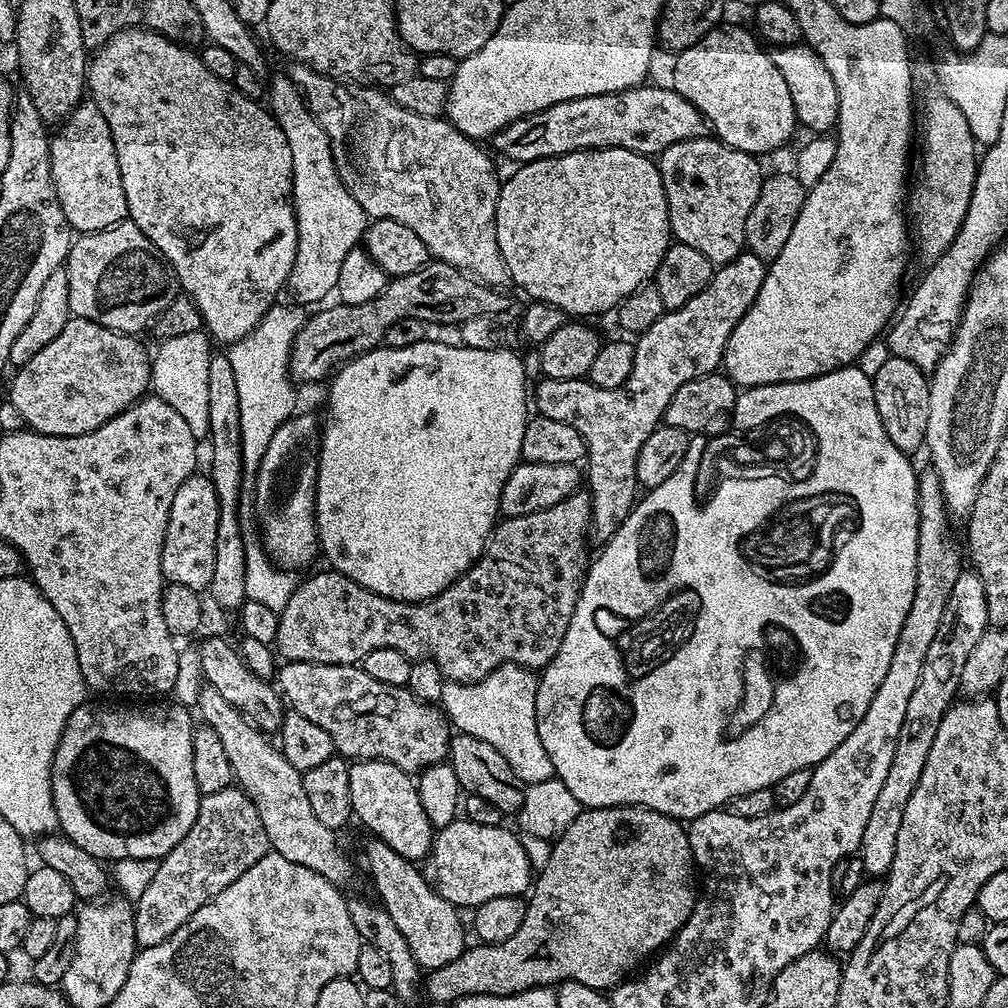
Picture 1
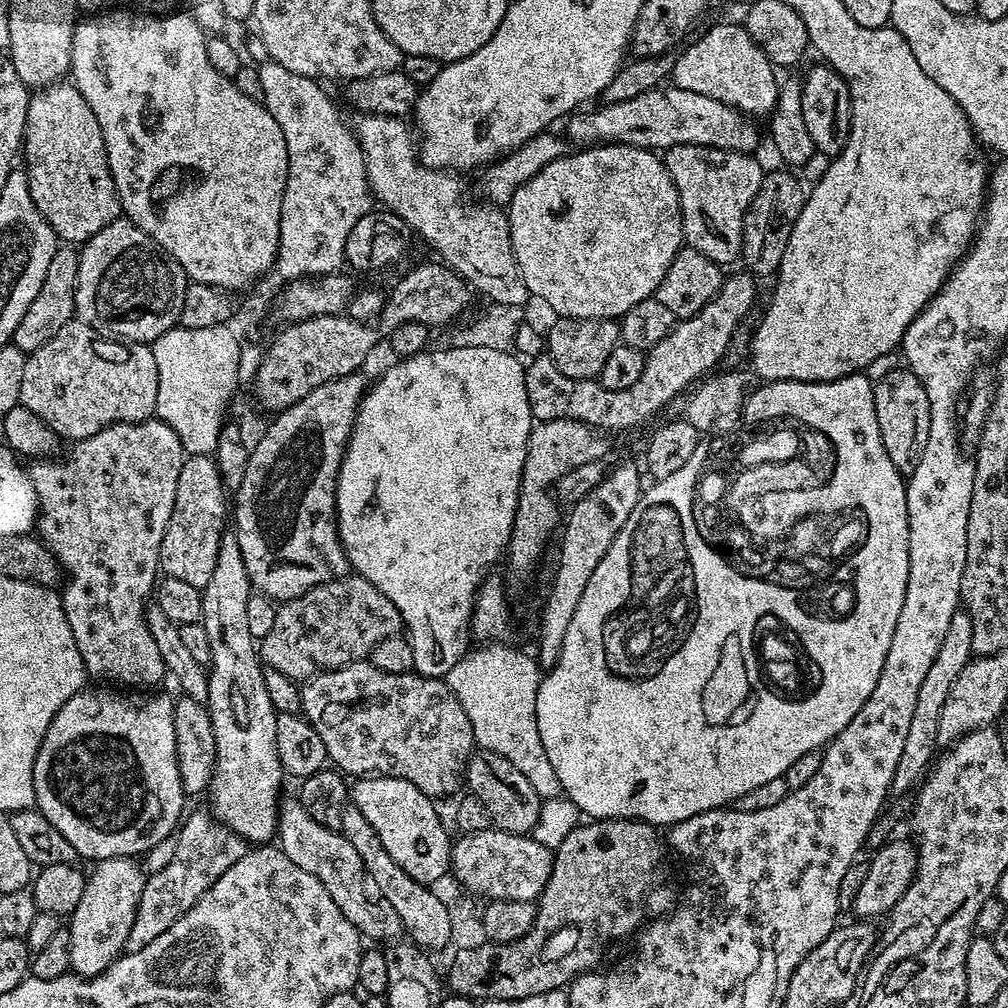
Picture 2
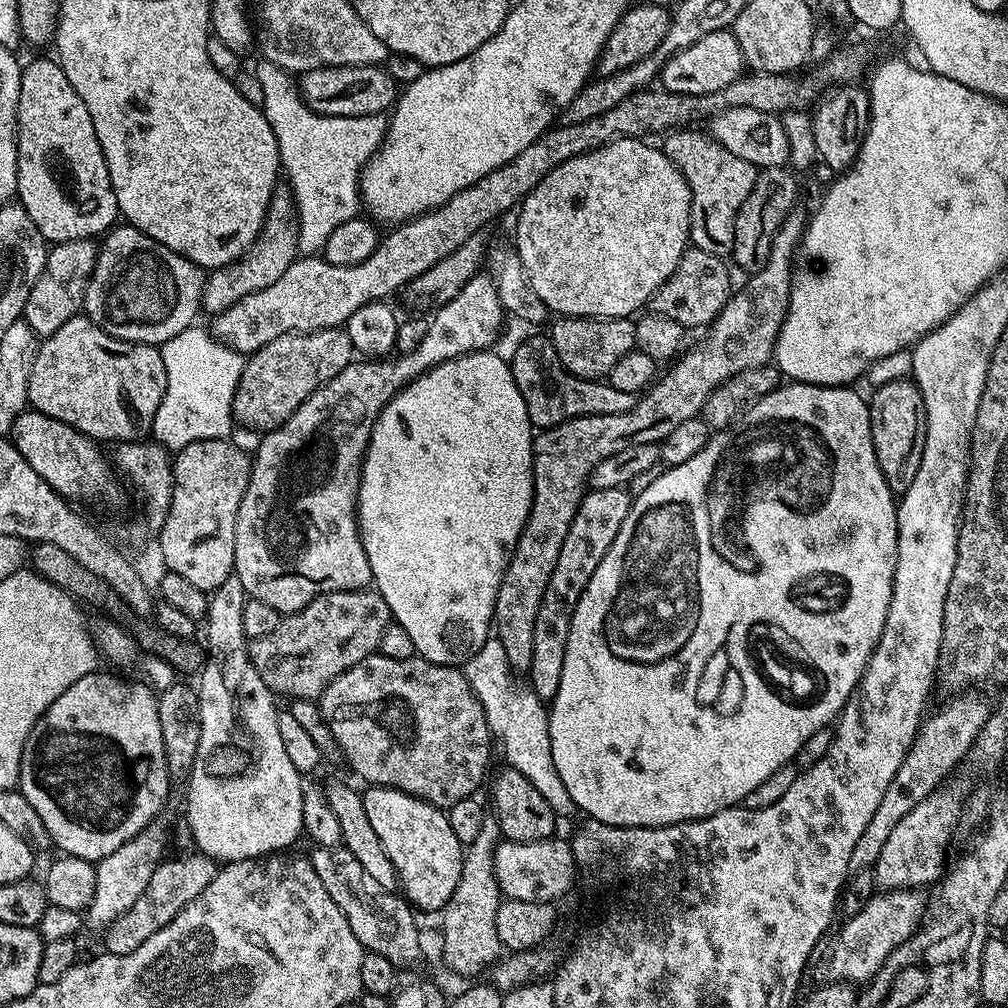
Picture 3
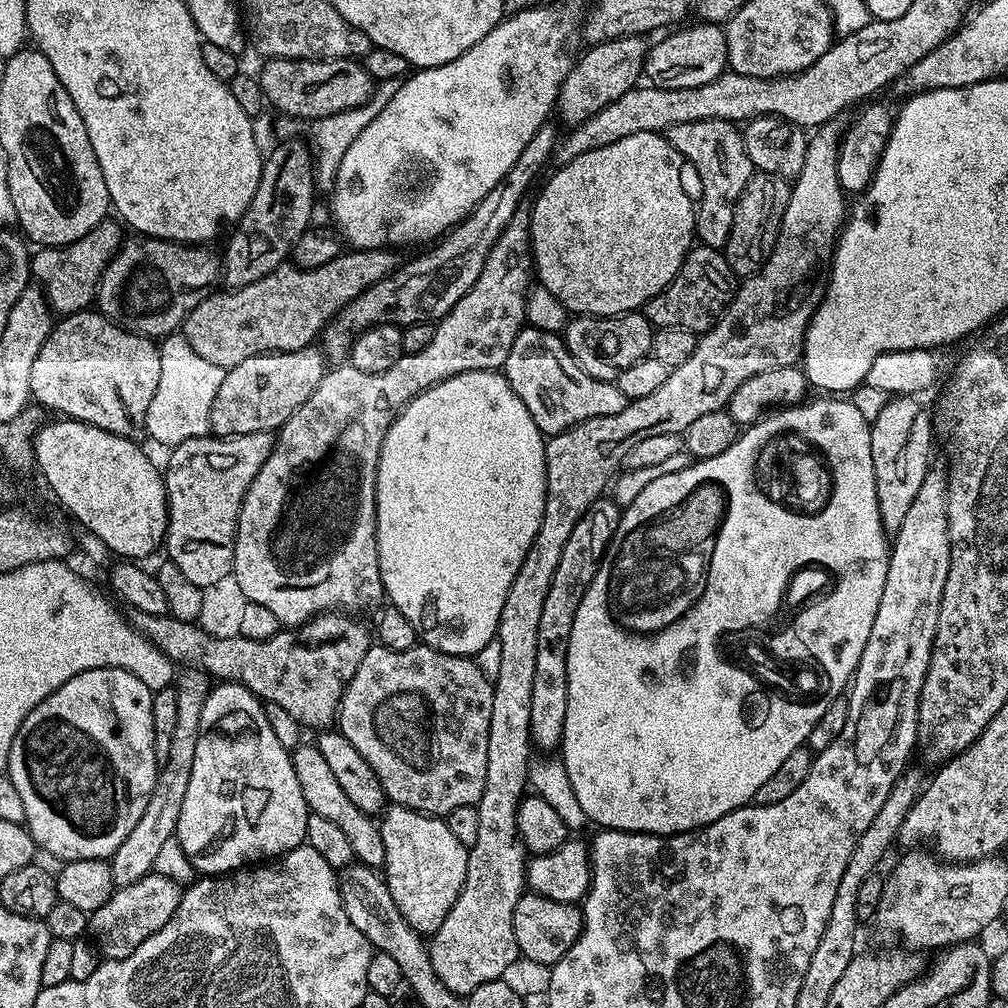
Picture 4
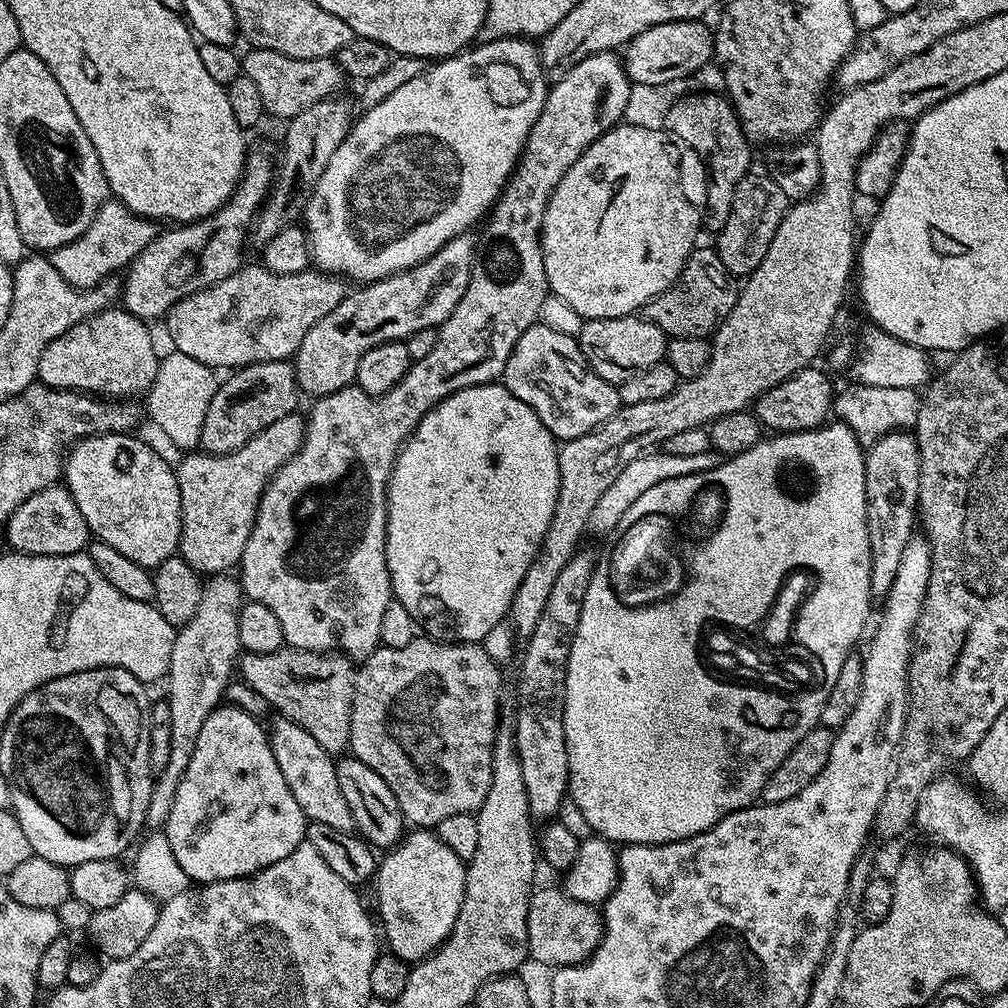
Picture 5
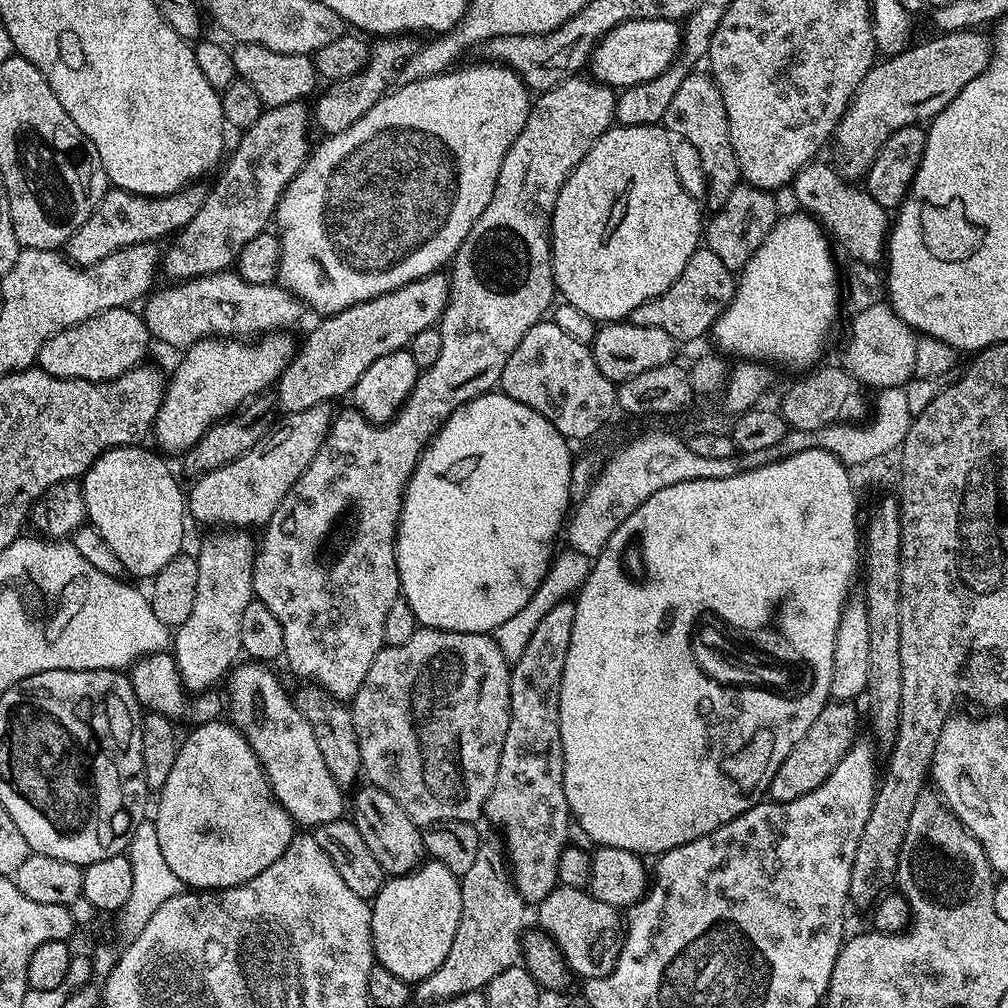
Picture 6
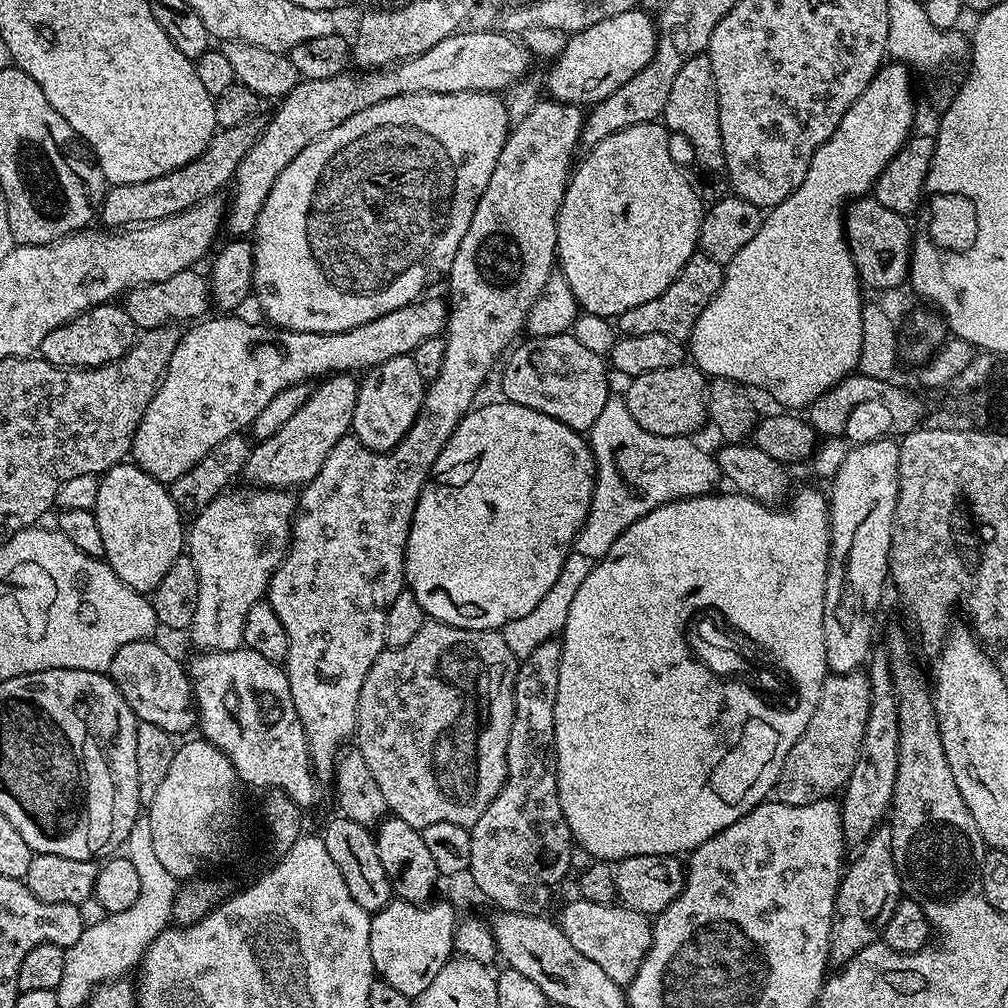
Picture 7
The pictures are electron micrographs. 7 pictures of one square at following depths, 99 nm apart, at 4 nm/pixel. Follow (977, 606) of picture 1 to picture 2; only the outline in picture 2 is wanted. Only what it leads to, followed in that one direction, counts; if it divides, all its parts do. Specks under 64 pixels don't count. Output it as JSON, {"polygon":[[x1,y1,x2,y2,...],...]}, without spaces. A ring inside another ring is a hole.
{"polygon":[[956,611,954,618,950,618,950,630,946,630,946,638,942,638,942,646,938,646,934,663,930,665,930,670,926,670,926,678,922,681,922,686,918,686,918,702,914,706,914,715,910,718,910,727,906,733,906,743,902,746,902,754,898,757,898,767,894,769,892,779,893,789,897,793,899,791,911,793,925,777,937,755,938,718,942,715,942,706,946,706,946,697,954,687,958,674,962,674,968,661,973,659,973,638,974,626,970,622,967,611]]}

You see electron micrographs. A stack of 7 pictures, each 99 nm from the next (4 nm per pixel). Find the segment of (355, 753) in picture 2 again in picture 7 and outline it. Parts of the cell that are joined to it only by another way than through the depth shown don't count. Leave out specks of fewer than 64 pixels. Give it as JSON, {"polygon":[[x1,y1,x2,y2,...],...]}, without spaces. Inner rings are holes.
{"polygon":[[426,622,422,630,418,630,418,634,414,634,414,638,406,646,385,647,384,651,378,654,358,694,354,744,362,754,362,758,366,758,366,766,370,766,370,771,374,773,391,815,402,818,402,822,423,830,434,822,454,822,458,826,471,829,472,824,478,822,482,814,486,814,486,806,494,802,506,778,506,746,510,742,510,726,514,726,514,682,517,667,518,657,512,653,510,646,506,646,503,635,499,631,470,630,435,622]]}

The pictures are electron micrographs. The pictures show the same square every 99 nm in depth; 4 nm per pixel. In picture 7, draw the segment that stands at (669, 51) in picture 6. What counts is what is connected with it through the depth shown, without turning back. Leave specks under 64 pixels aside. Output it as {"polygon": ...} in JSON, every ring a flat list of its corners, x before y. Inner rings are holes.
{"polygon":[[639,7,604,16,581,32,571,33,564,51,551,61,547,95,563,104,577,106,591,106,605,100,651,62,656,53,657,35,655,19]]}

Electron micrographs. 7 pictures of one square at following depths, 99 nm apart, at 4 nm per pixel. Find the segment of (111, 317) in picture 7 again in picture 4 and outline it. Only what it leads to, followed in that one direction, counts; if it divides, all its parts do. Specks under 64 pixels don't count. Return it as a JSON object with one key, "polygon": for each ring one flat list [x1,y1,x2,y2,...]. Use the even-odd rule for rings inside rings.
{"polygon":[[85,310,63,317,53,327,42,350,38,350,38,358,34,358,34,366,30,369,30,390,32,400,49,413,70,420,81,420,110,434,136,438,141,435,146,410,150,410,150,402,154,398,154,390,158,390,158,377,161,374,160,350,149,337,126,331,100,315,99,311]]}

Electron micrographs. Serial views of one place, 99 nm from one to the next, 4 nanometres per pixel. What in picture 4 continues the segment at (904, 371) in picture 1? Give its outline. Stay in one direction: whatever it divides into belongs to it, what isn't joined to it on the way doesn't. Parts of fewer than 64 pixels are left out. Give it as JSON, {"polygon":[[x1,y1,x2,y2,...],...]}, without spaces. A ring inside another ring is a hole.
{"polygon":[[893,396,888,404,882,407,881,413,870,421,870,458,874,458,874,482,878,490,878,514,882,518,885,532,895,534,902,526,914,498,918,495,918,486,926,478,930,467,928,455,932,452,932,420,921,401,915,396]]}

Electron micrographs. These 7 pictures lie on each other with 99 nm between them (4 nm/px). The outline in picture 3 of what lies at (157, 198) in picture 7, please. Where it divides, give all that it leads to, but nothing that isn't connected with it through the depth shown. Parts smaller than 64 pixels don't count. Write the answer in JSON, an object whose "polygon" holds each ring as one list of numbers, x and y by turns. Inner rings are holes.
{"polygon":[[95,239,67,240,49,247,48,257,42,266,42,274,38,274,38,278,32,284,30,294,24,303,22,317,37,338,52,336,58,330,62,330,62,326,66,326,70,318,81,315,84,291,94,270,97,251,98,244]]}

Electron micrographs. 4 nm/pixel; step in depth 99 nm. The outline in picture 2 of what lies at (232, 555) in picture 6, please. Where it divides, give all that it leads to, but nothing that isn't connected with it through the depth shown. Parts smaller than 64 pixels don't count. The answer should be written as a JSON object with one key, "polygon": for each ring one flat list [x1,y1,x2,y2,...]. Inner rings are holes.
{"polygon":[[131,856,101,860,93,868,96,869,92,873,87,873,82,899,66,924,72,947,71,971,85,978,105,972,125,951,146,879,143,863]]}

